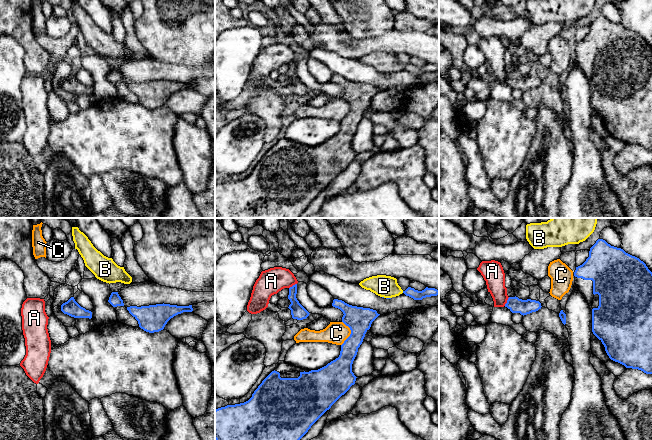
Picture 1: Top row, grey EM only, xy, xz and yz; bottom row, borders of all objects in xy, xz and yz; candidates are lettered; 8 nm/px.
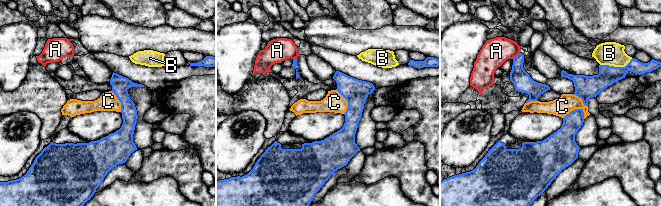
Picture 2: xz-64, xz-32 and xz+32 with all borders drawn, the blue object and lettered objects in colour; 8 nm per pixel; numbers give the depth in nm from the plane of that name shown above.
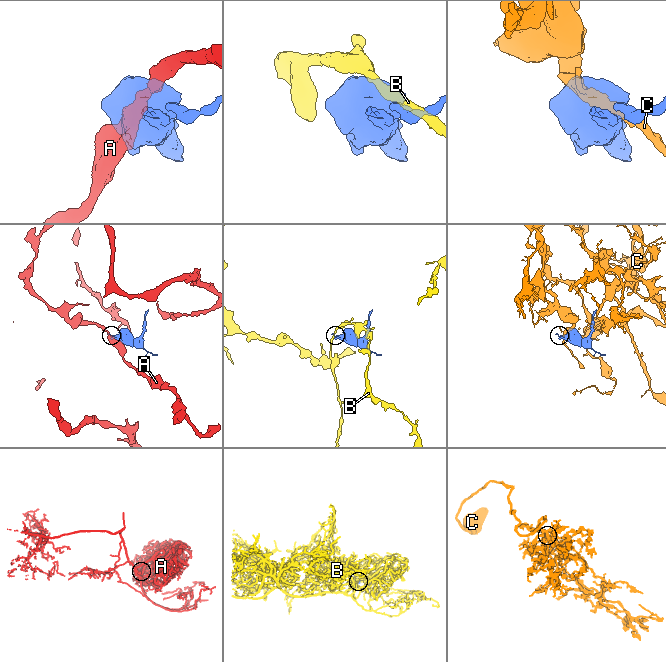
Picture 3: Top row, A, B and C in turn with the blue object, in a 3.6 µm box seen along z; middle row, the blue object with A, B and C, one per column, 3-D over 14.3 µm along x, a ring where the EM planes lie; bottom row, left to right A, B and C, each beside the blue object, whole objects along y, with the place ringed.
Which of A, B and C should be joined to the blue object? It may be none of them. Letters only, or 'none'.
none

